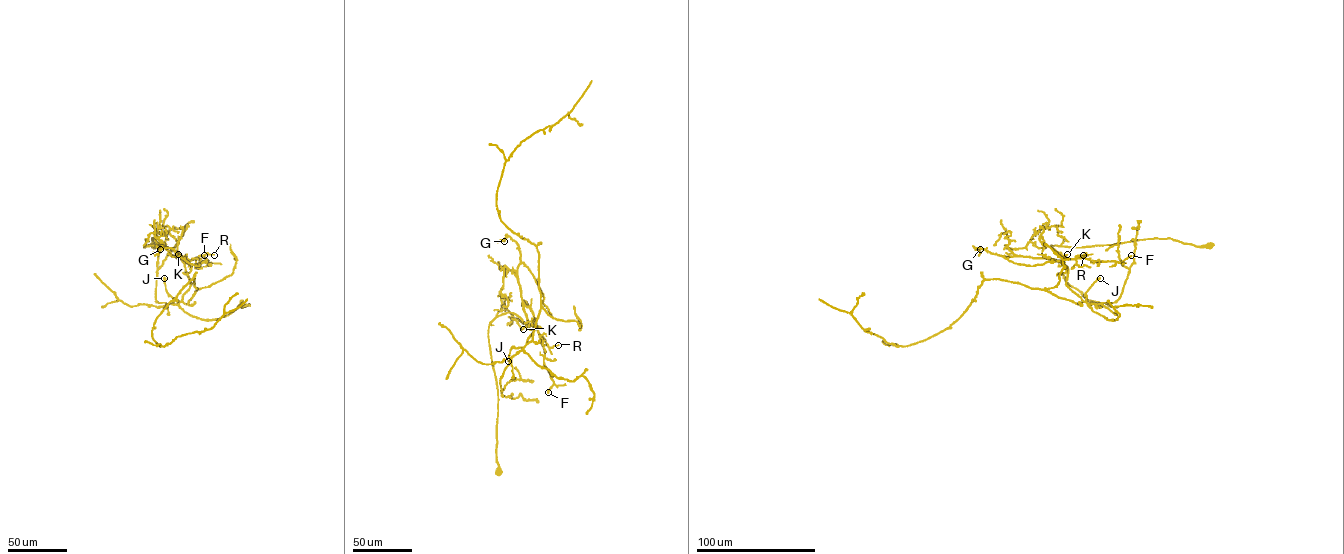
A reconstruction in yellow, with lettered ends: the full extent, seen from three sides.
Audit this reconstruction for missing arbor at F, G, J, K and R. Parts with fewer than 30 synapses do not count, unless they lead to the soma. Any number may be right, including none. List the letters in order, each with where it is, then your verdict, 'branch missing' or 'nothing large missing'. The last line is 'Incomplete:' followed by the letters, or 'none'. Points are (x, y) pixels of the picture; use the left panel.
F: place (204, 255); nothing large missing
G: place (160, 249); nothing large missing
J: place (164, 278); nothing large missing
K: place (178, 254); nothing large missing
R: place (214, 255); nothing large missing
Incomplete: none

